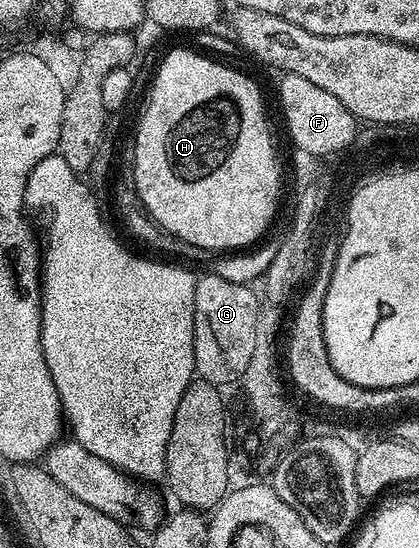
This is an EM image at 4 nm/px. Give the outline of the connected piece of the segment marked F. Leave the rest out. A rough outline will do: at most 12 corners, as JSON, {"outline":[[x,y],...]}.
{"outline":[[284,73],[286,132],[315,153],[354,137],[347,103]]}

